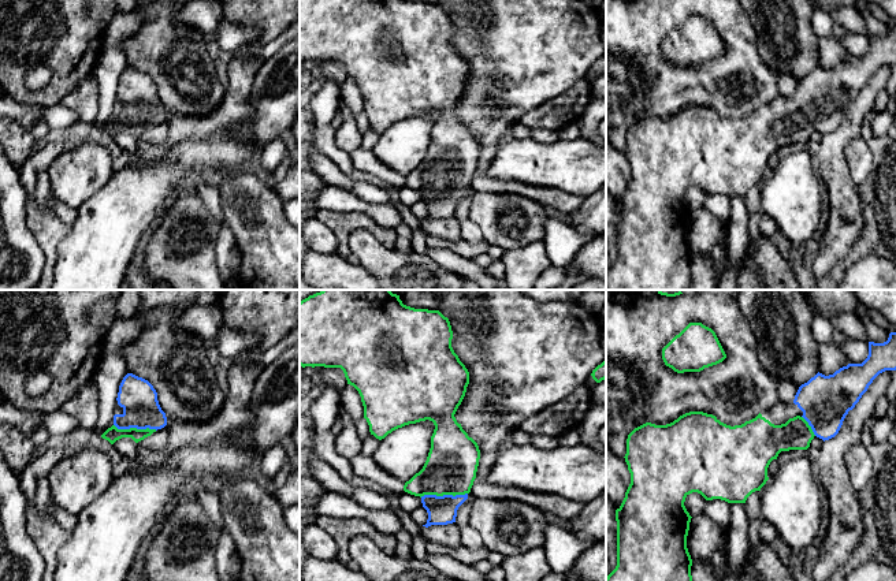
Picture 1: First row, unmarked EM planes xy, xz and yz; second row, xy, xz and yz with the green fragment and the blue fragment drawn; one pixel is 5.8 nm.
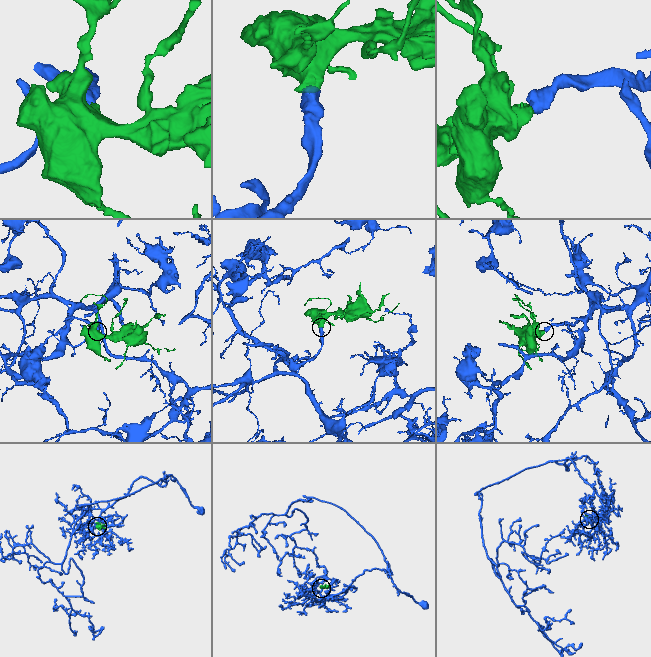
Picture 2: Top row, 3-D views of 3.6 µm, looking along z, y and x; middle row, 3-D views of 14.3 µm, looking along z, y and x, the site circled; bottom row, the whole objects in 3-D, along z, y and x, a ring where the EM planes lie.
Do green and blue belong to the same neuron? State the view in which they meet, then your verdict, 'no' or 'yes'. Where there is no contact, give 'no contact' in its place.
contact in xz; yes

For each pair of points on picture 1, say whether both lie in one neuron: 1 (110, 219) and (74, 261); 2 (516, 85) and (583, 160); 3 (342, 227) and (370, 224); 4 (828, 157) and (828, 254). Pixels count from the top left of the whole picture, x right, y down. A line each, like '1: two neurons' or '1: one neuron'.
1: one neuron
2: two neurons
3: one neuron
4: one neuron

